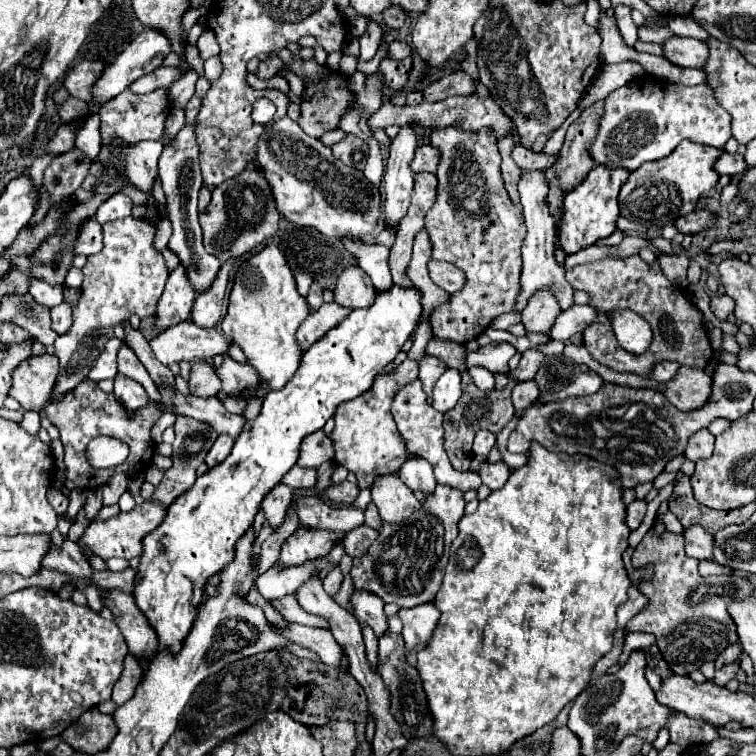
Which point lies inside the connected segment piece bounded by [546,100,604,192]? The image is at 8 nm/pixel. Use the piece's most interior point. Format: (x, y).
(575, 162)

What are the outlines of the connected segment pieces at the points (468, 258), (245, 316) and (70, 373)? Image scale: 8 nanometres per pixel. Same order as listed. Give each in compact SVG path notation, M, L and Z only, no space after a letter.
M432 130L430 132L430 144L436 146L442 154L442 162L438 162L438 172L436 172L436 178L438 178L438 196L436 196L436 202L432 204L432 208L428 210L426 214L426 220L424 220L424 230L428 232L430 240L432 240L432 260L442 260L442 262L452 262L454 266L462 268L464 274L466 274L466 286L462 292L458 294L452 294L450 300L444 304L444 306L438 306L432 316L430 316L430 326L432 326L432 332L436 338L440 340L448 340L448 342L456 342L456 344L466 344L474 338L478 338L488 326L490 322L504 314L504 312L512 312L514 310L514 298L518 298L518 278L522 274L522 254L520 254L520 248L522 248L522 242L526 238L526 226L522 222L522 212L512 204L506 188L504 188L504 180L502 180L502 172L500 172L500 152L498 152L498 140L494 138L494 134L466 134L466 130Z
M270 244L238 268L234 288L230 292L228 312L220 326L226 338L244 350L248 364L254 366L256 374L262 382L266 382L266 390L270 392L286 386L288 378L296 374L304 354L302 348L298 348L296 330L308 316L308 302L296 290L292 270L288 268L282 252Z
M128 216L122 220L106 222L102 230L104 248L98 254L88 256L88 262L82 268L84 284L82 296L74 306L74 324L66 334L58 336L54 342L62 370L58 374L52 400L66 394L88 376L98 356L102 354L106 342L114 338L116 324L130 320L130 316L134 314L140 320L154 316L158 298L162 296L166 278L170 276L162 252L154 246L156 228L150 220Z

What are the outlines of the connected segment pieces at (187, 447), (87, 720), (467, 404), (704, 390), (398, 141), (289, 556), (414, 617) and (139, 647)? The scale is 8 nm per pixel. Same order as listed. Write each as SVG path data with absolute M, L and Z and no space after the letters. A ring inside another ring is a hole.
M176 416L176 440L172 454L172 468L164 472L162 482L156 486L152 500L160 500L170 506L180 494L190 490L196 482L196 468L204 464L204 458L212 446L212 442L204 442L204 432L208 426L196 420L188 420L186 416ZM186 434L198 442L186 442Z
M90 708L74 724L70 724L60 738L68 742L76 752L98 754L102 750L108 750L114 734L118 734L114 716L100 714L96 708Z
M468 372L462 374L462 398L458 404L444 414L444 450L456 470L468 470L472 460L472 440L478 430L490 430L492 434L498 434L512 418L514 418L514 406L510 402L510 392L516 386L514 378L510 378L508 386L504 390L492 390L484 392L480 390Z
M682 366L676 378L670 380L662 392L678 410L688 412L702 408L710 398L710 390L712 390L710 374L698 368Z
M400 126L398 136L392 140L390 158L384 174L384 222L388 222L392 228L396 228L400 218L406 214L406 208L412 198L414 172L410 170L410 162L416 148L416 126Z
M300 530L294 532L294 538L288 538L288 542L282 544L280 556L276 566L280 568L290 568L290 566L300 566L306 560L312 558L320 558L326 556L332 548L332 542L340 540L342 534L334 534L334 532L320 532L320 530Z
M426 602L408 610L400 610L398 616L404 624L402 636L406 642L406 660L410 664L416 664L416 654L418 650L424 650L424 646L430 642L440 612L432 602Z
M110 590L108 608L118 618L118 628L126 638L128 650L148 662L158 650L158 634L150 622L146 622L146 616L138 610L134 598L122 590Z

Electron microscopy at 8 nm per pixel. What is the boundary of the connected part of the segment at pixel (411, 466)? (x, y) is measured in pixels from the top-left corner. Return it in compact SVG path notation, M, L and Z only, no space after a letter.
M406 458L406 462L398 470L398 478L402 478L402 482L410 490L422 492L426 498L434 492L434 486L436 486L432 466L424 458Z

